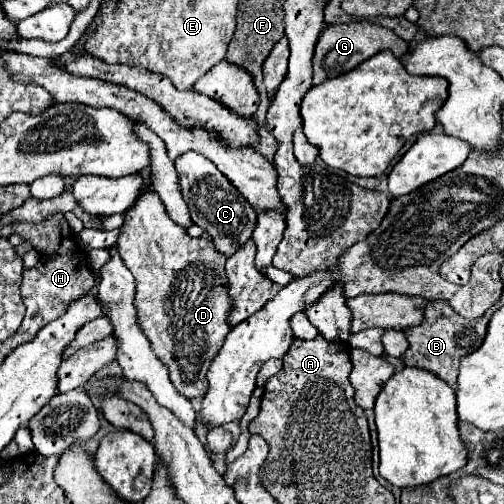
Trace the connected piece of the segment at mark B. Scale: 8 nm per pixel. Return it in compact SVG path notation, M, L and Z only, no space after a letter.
M443 300L429 302L427 310L425 310L425 322L421 322L421 326L403 330L407 340L409 340L409 348L403 354L401 364L425 368L455 388L457 386L459 358L465 354L471 354L473 350L477 350L481 346L485 332L487 332L487 322L489 322L493 312L495 312L495 306L491 310L487 310L487 314L483 314L481 318L465 320L457 312L453 312L453 308L447 302L443 302Z

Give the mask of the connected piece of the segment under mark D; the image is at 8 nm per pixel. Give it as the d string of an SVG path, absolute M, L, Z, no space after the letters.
M149 186L143 188L135 204L125 210L123 216L125 222L119 228L121 234L117 240L117 250L123 258L123 264L135 276L135 308L141 330L149 338L155 356L169 368L169 378L173 386L185 398L203 396L209 388L205 382L207 368L231 330L231 326L227 324L227 316L233 310L233 298L229 296L229 282L225 278L225 254L215 248L213 240L209 240L209 234L203 234L201 238L191 238L181 226L177 226L169 218L159 196Z

